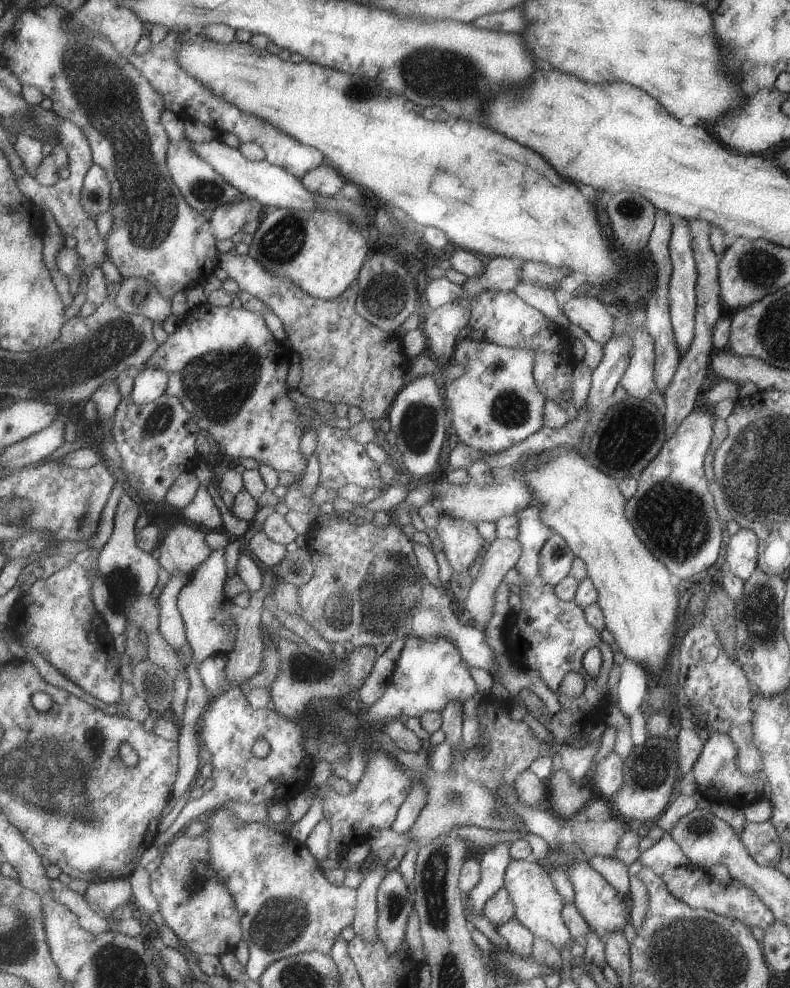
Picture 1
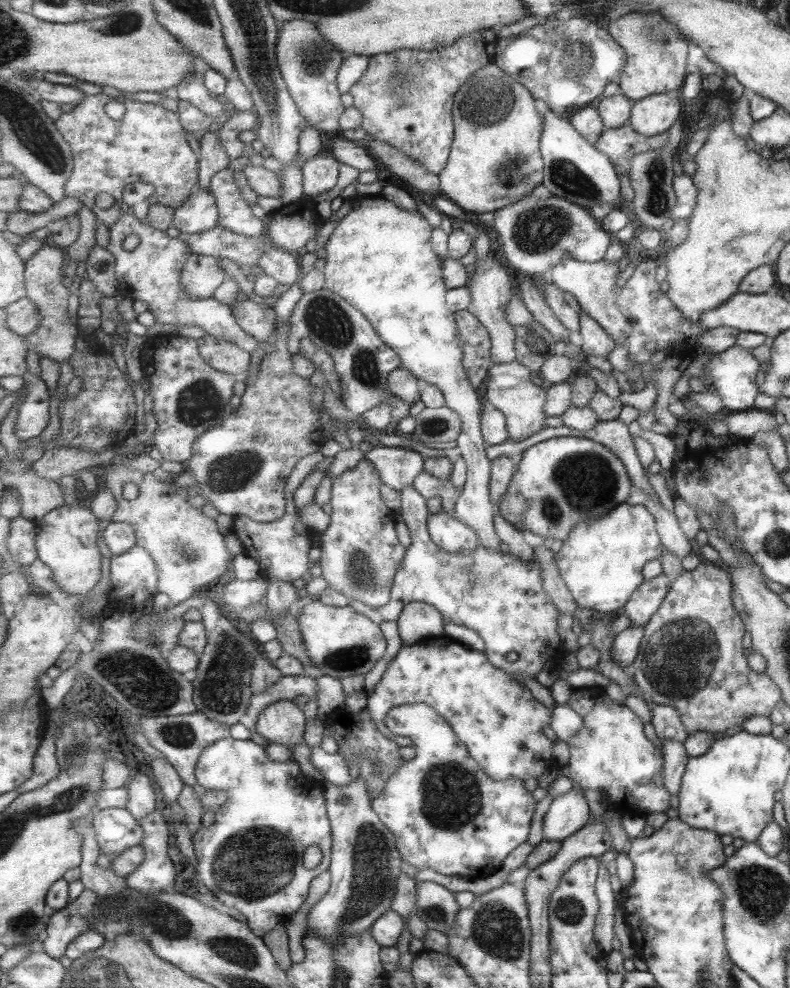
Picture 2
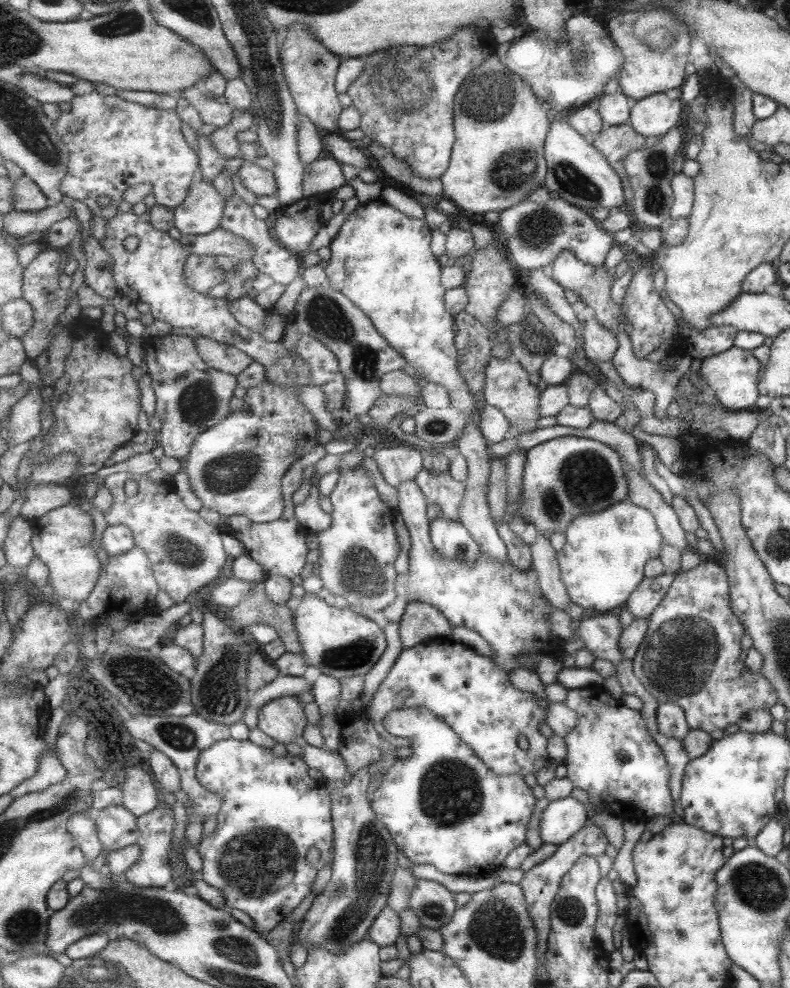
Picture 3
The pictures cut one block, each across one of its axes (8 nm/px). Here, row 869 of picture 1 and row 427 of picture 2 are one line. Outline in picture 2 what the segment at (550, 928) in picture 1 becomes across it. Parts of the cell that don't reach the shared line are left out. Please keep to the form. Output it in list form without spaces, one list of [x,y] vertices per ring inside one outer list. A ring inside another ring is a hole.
[[[517,359],[509,363],[494,364],[488,372],[484,385],[484,396],[507,417],[509,439],[521,441],[545,430],[545,403],[548,402],[548,390],[535,383],[532,369]]]

